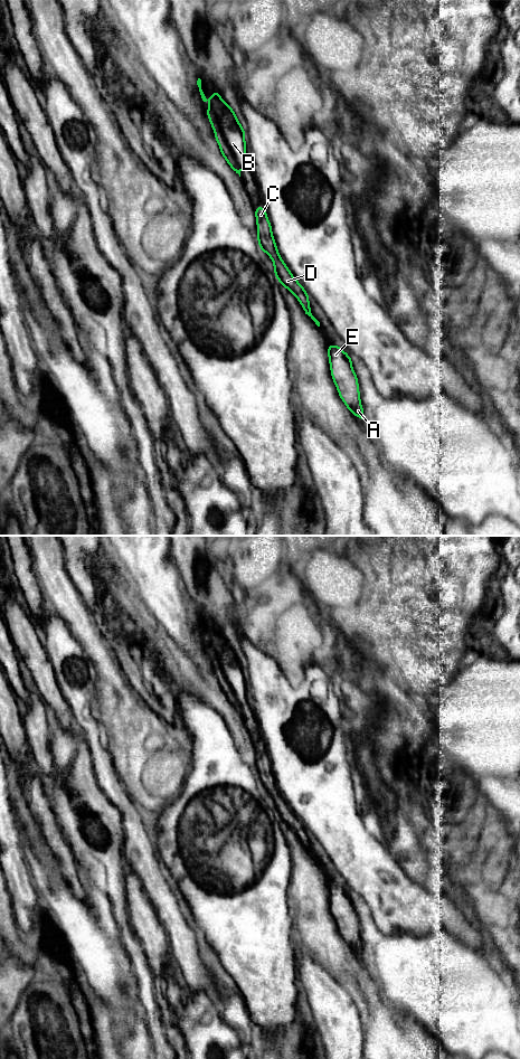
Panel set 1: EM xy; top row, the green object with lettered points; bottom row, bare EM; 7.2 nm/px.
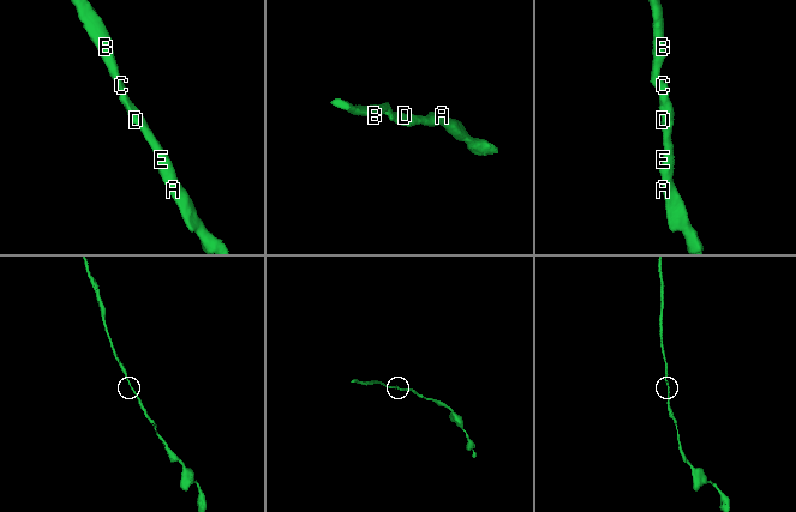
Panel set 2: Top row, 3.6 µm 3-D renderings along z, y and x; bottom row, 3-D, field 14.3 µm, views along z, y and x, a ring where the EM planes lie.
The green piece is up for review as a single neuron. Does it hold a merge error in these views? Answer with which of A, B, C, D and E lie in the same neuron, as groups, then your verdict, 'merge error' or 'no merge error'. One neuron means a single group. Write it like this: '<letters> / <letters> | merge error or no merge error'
A B C D E | no merge error

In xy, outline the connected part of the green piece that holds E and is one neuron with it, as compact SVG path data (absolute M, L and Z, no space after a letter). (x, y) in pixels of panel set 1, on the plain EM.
M332 880L329 881L328 891L331 913L342 938L347 942L352 952L366 957L360 939L358 915L351 902L352 895L340 883Z

